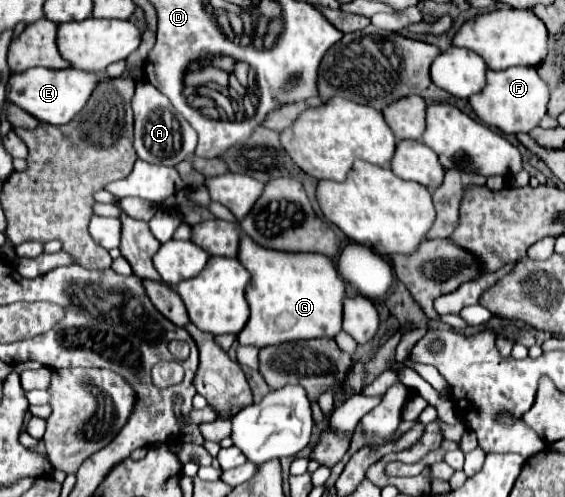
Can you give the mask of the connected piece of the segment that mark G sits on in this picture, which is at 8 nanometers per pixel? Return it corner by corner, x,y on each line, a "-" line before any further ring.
243,236
237,258
251,274
251,284
245,288
251,316
237,336
239,344
263,348
293,340
335,338
341,330
345,282
327,256
315,252
273,252

